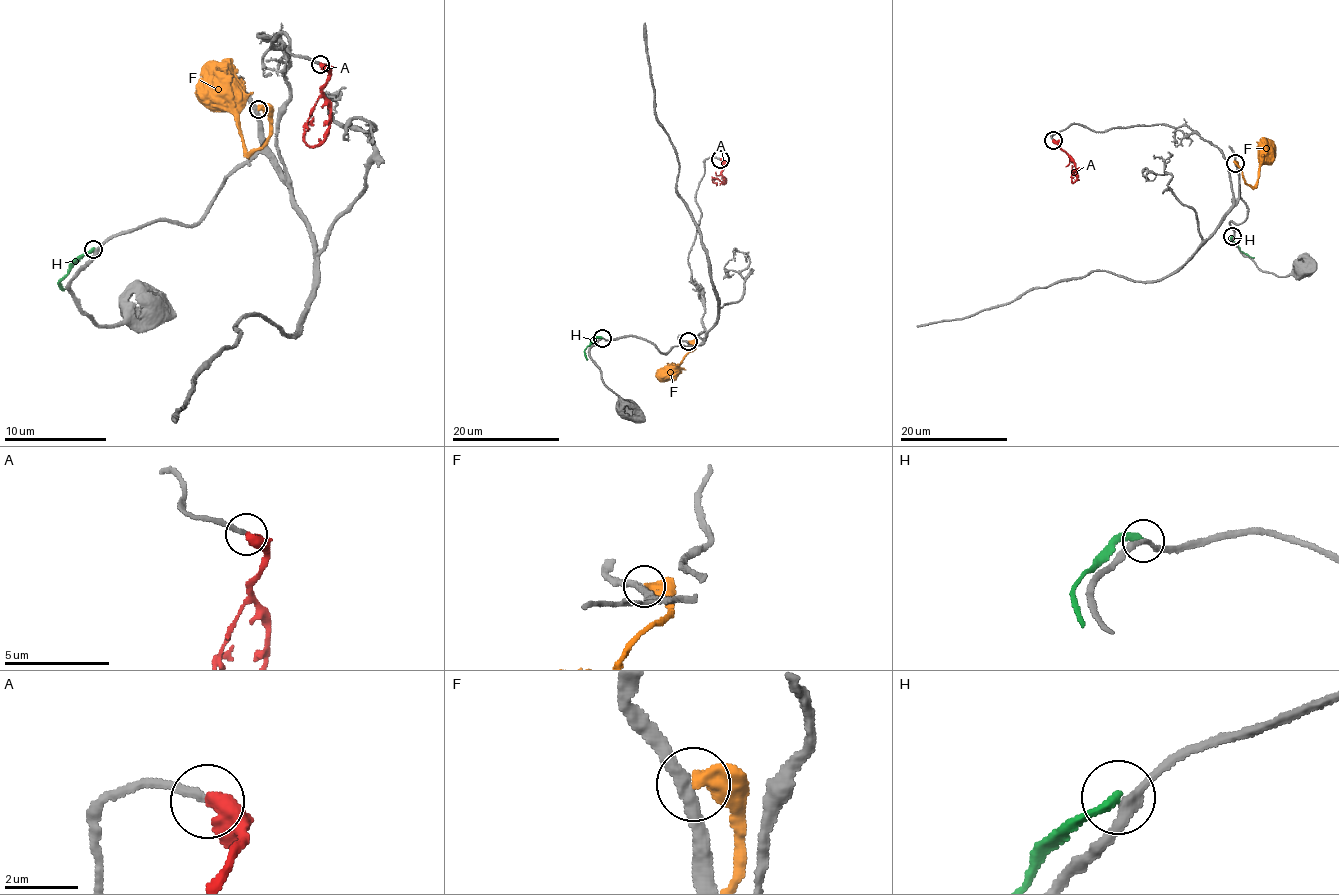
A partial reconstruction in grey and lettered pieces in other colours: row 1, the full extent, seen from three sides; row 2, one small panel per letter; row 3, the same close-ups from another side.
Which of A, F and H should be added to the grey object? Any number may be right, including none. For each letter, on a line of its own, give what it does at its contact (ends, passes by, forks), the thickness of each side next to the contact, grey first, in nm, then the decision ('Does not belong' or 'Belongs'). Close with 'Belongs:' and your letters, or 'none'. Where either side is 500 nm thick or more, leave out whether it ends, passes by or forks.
A: It ends there. Thickness 220 nm (grey) against 480 nm. Belongs
F: It ends there. Thickness 320 nm (grey) against 440 nm. Does not belong
H: It ends there. Thickness 240 nm (grey) against 280 nm. Does not belong
Belongs: A

